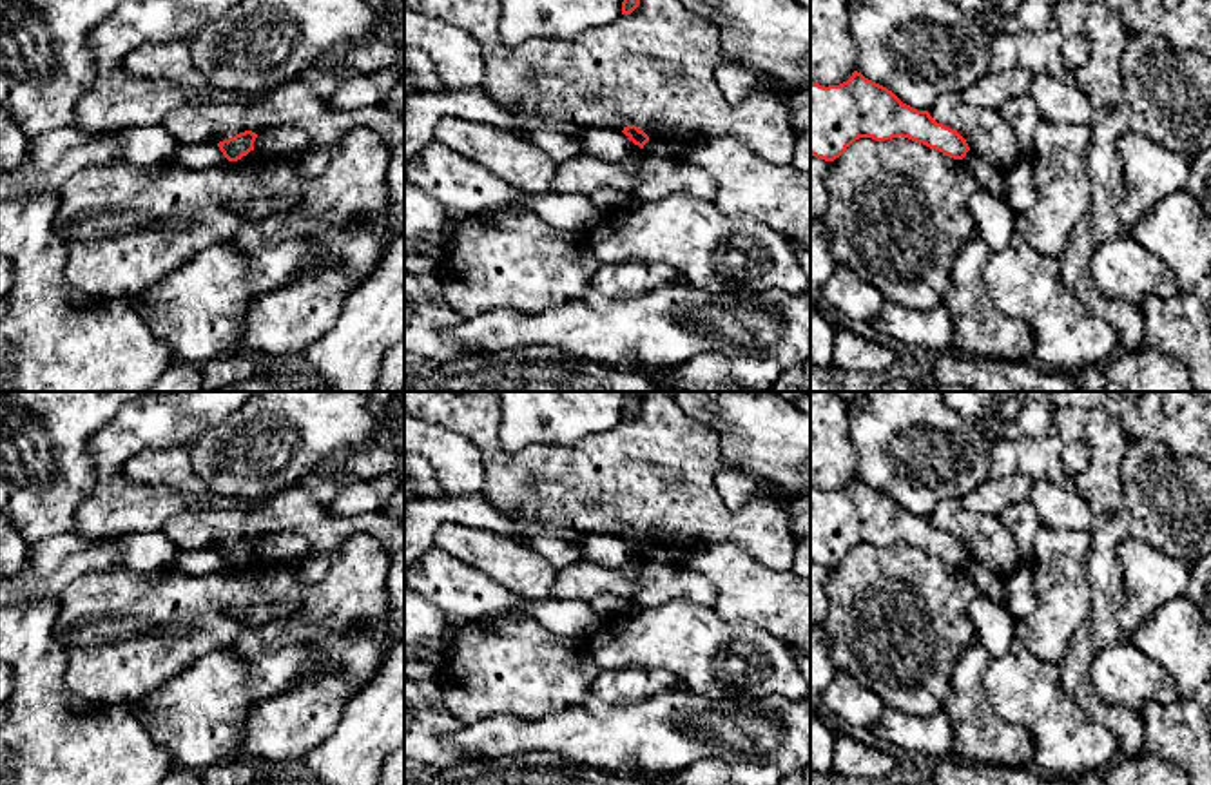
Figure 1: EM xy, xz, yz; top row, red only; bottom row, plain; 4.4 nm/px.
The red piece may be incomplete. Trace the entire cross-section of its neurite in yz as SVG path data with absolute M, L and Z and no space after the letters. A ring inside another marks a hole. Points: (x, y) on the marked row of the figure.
M854 71L839 85L810 82L810 154L825 161L839 158L856 140L908 138L954 160L970 150L954 129L937 123L928 111L903 103L886 87Z

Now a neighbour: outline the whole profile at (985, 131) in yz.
M943 92L928 112L937 123L957 131L972 152L1001 172L1021 160L1019 141L999 111L977 109L964 103L957 92Z

